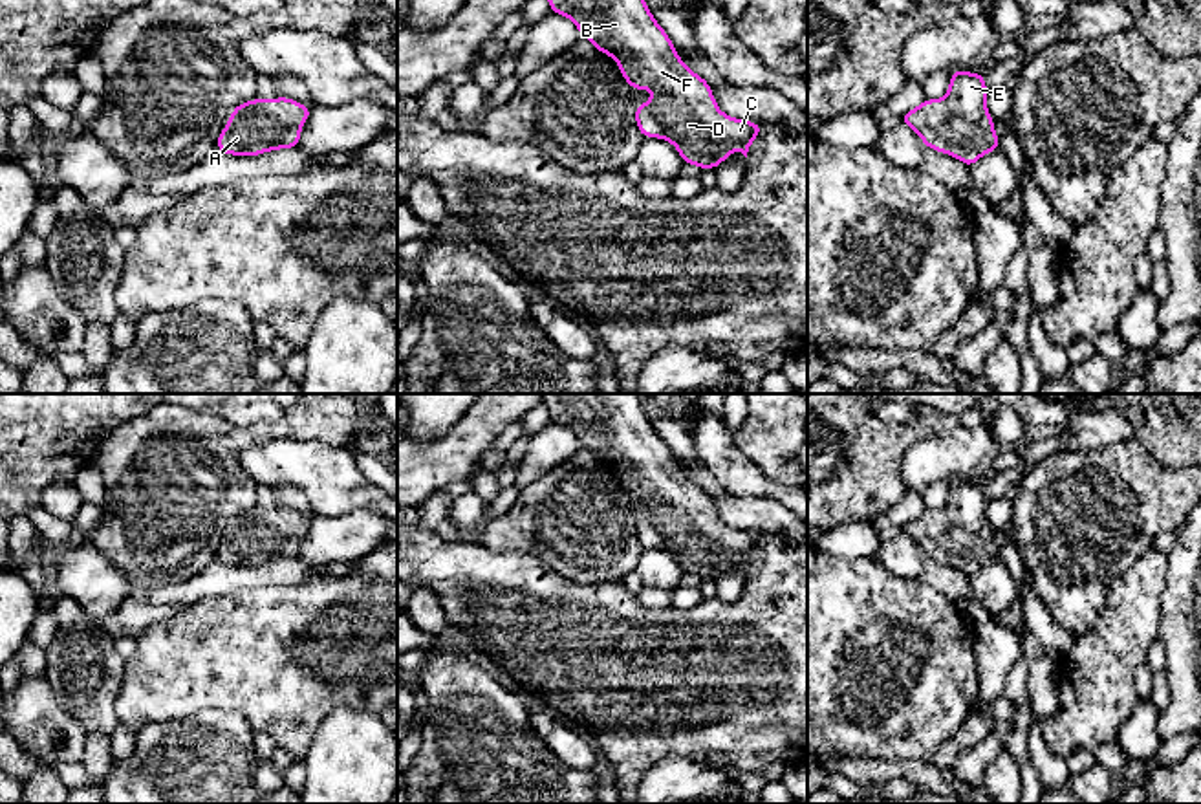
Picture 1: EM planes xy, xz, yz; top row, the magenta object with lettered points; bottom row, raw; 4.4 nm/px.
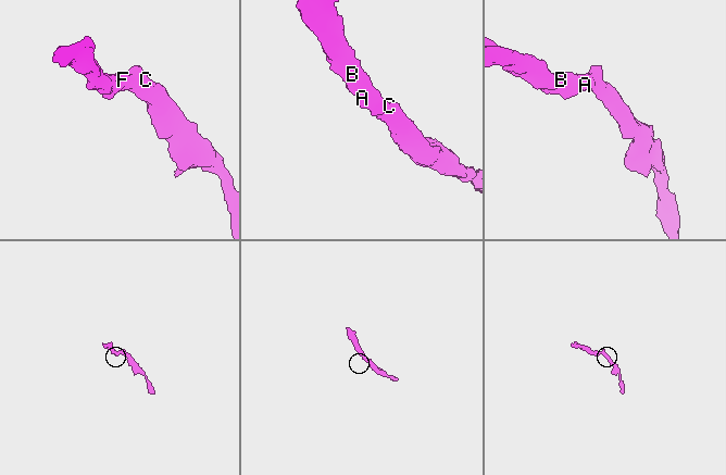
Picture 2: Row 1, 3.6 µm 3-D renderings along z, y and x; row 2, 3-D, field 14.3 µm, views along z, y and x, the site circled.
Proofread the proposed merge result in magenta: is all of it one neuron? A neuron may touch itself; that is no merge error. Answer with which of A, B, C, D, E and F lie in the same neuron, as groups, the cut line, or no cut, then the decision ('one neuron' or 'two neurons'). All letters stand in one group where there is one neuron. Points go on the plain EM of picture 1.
A B C D E F; no cut; one neuron

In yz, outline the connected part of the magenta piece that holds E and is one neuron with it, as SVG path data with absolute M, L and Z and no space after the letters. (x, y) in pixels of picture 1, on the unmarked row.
M954 480L943 509L925 509L901 531L919 544L926 559L948 564L970 579L981 566L1000 559L987 502L983 483Z

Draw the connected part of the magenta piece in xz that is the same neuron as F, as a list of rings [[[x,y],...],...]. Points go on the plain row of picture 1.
[[[542,394],[551,423],[568,427],[582,449],[615,469],[632,500],[652,500],[635,533],[643,548],[670,551],[685,573],[716,579],[734,560],[745,568],[763,540],[723,524],[710,494],[688,480],[650,423],[643,394]]]

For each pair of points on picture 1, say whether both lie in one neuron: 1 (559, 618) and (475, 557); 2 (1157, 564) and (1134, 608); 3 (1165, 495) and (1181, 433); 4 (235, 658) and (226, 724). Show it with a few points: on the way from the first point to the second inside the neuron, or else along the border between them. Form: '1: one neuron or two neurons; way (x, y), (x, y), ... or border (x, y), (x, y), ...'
1: one neuron; way (539, 603), (520, 592), (508, 590), (495, 577)
2: one neuron; way (1148, 575), (1136, 597)
3: two neurons; border (1139, 440), (1163, 466), (1181, 467)
4: two neurons; border (185, 715), (207, 709), (231, 709), (255, 731)

